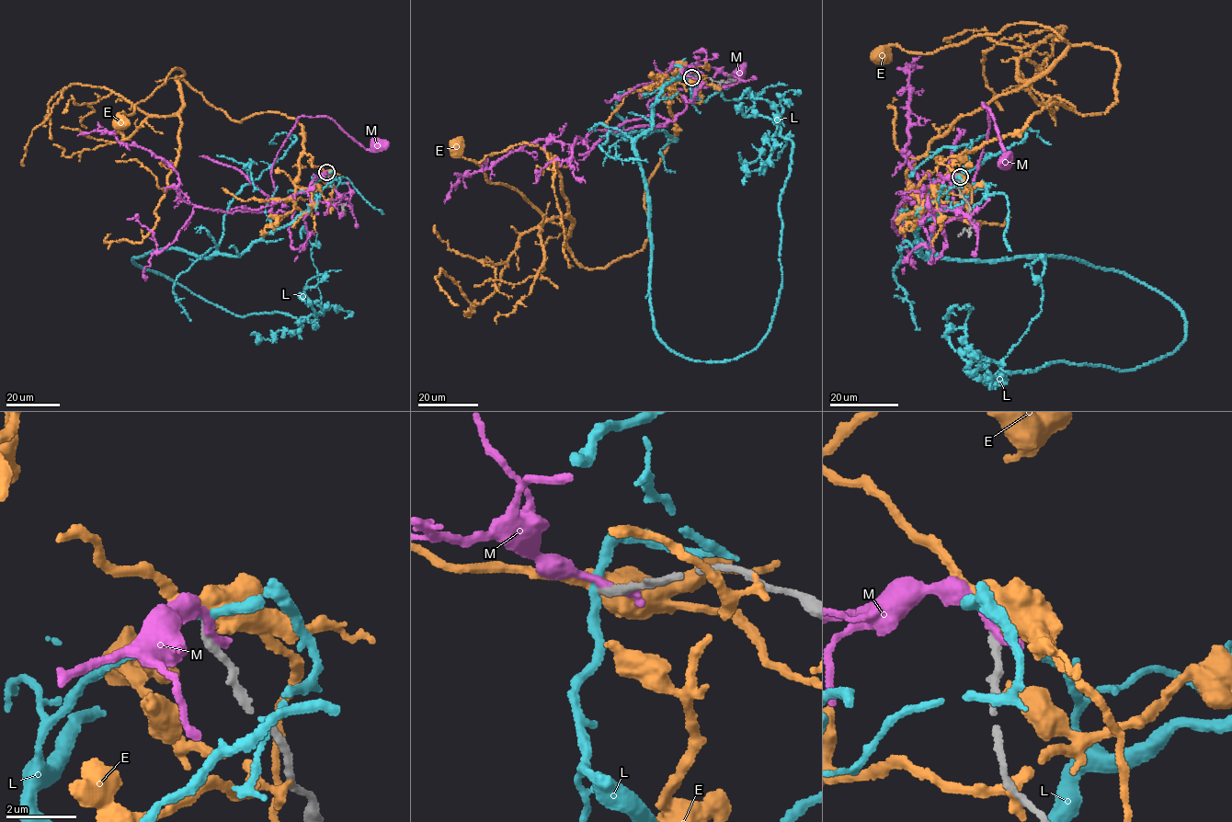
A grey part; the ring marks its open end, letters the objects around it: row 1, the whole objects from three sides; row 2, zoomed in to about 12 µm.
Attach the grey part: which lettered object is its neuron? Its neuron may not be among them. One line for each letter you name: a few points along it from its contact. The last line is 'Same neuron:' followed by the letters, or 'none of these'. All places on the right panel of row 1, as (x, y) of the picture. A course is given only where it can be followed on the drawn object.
Same neuron: none of these

